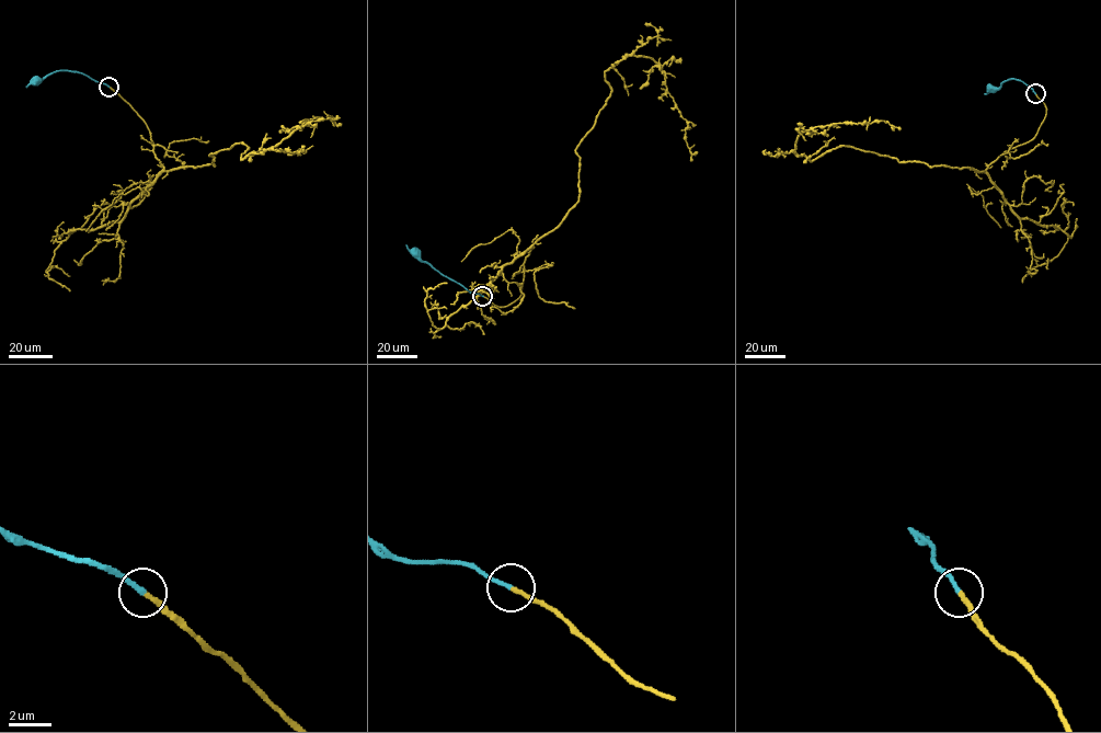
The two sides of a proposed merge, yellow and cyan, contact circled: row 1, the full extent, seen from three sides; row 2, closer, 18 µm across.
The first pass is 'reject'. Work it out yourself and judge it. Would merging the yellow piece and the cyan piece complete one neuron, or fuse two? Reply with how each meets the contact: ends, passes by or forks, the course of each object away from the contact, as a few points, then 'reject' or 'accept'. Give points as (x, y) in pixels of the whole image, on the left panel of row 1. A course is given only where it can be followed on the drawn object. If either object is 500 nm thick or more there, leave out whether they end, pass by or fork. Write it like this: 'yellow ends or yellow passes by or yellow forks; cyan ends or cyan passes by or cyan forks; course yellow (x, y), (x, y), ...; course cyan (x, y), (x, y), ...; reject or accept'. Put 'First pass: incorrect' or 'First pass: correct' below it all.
yellow ends; cyan ends; course yellow (109, 87), (163, 170), (341, 124); course cyan (109, 87), (82, 73), (66, 70), (35, 80); accept
First pass: incorrect

